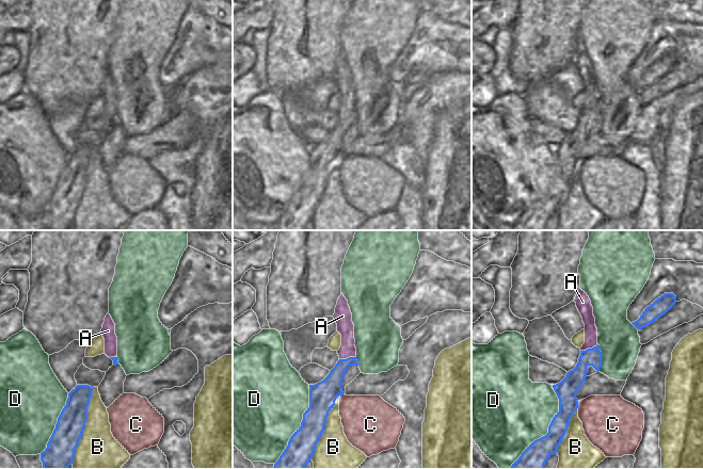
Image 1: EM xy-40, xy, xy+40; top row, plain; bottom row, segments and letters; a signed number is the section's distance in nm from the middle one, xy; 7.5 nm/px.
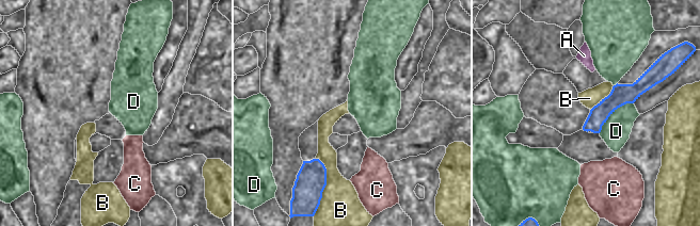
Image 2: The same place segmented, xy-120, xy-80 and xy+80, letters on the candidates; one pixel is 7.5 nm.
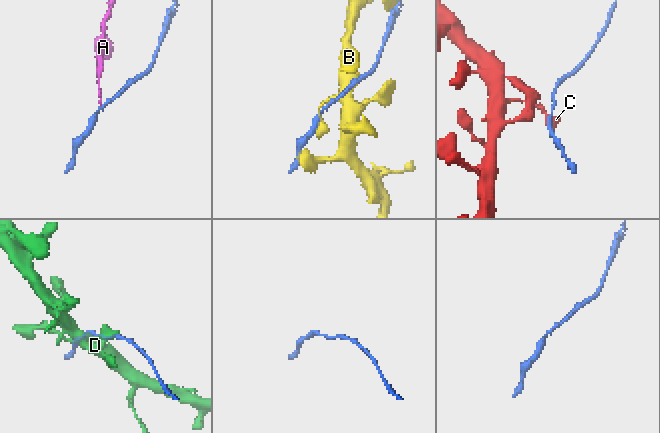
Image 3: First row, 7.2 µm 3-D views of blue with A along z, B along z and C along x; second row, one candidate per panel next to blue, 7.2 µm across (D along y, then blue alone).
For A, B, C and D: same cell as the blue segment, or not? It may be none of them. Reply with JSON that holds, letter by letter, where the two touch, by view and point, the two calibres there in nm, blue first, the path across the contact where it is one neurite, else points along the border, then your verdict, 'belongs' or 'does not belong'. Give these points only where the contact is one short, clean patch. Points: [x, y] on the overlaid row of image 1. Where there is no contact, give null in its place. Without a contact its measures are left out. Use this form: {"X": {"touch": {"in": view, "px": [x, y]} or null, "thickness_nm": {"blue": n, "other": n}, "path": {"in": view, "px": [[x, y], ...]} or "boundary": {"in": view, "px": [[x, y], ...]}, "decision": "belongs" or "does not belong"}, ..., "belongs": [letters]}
{"A": {"touch": {"in": "xy+40", "px": [589, 349]}, "thickness_nm": {"blue": 140, "other": 100}, "boundary": {"in": "xy+40", "px": [[597, 344], [580, 351]]}, "decision": "does not belong"}, "B": {"touch": {"in": "xy-40", "px": [84, 425]}, "thickness_nm": {"blue": 220, "other": 360}, "decision": "does not belong"}, "C": {"touch": {"in": "xy+40", "px": [577, 405]}, "thickness_nm": {"blue": 160, "other": 360}, "boundary": {"in": "xy+40", "px": [[578, 402], [576, 408]]}, "decision": "does not belong"}, "D": {"touch": {"in": "xy+40", "px": [548, 429]}, "thickness_nm": {"blue": 180, "other": 480}, "decision": "does not belong"}, "belongs": []}

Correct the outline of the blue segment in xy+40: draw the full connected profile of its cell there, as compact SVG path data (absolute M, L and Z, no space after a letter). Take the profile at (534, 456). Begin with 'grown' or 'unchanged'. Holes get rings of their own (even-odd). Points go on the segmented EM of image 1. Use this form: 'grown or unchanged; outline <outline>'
unchanged; outline M600 345L580 351L576 367L553 388L559 399L559 411L553 418L548 433L531 442L512 464L510 469L544 469L546 460L557 453L570 424L570 420L578 408L576 392L587 377L587 367L592 366L597 372L602 365Z

